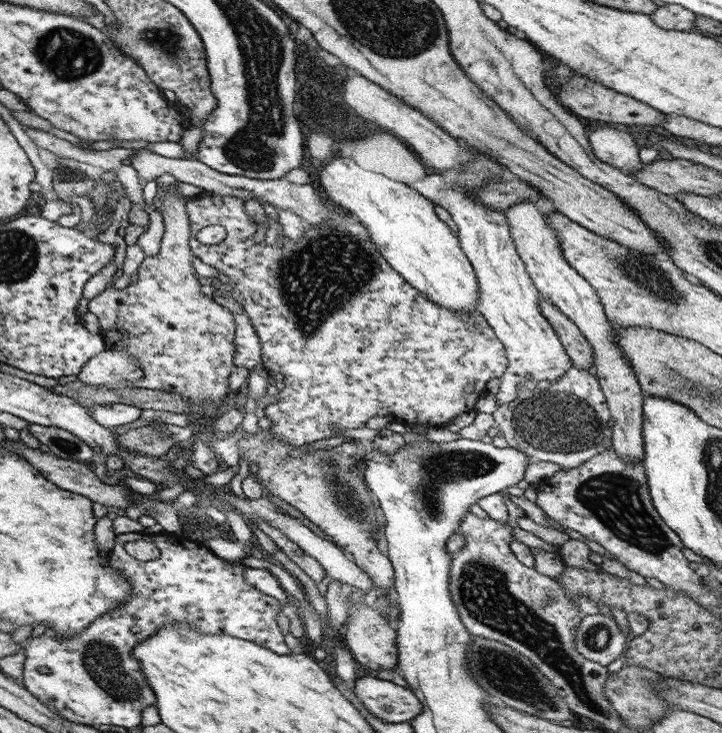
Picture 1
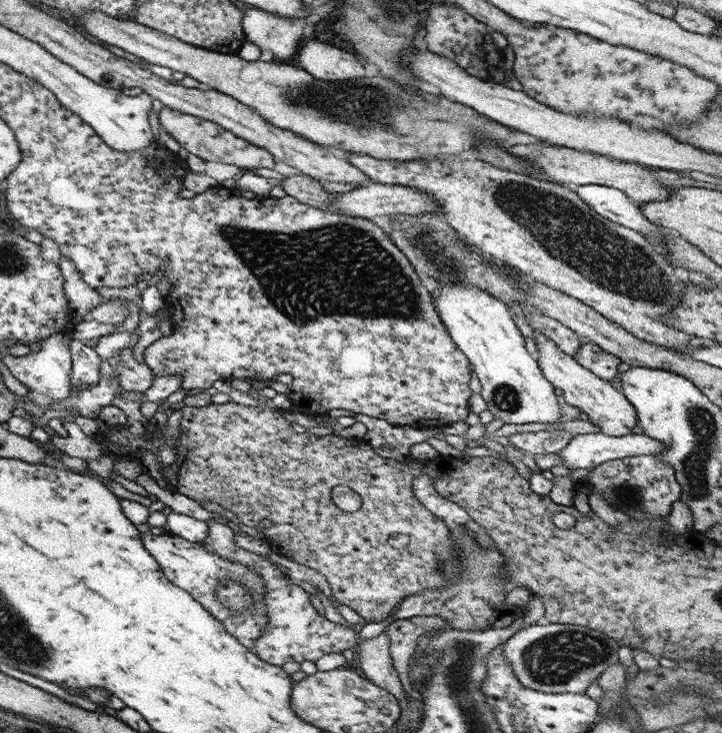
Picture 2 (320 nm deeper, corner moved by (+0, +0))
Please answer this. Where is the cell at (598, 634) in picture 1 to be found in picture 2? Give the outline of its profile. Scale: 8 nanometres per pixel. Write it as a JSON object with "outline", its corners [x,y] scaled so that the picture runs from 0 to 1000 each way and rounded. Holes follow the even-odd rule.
{"outline":[[[745,850],[716,859],[697,876],[695,894],[702,896],[711,922],[724,939],[770,947],[806,947],[839,911],[855,903],[852,869],[802,853]]]}

